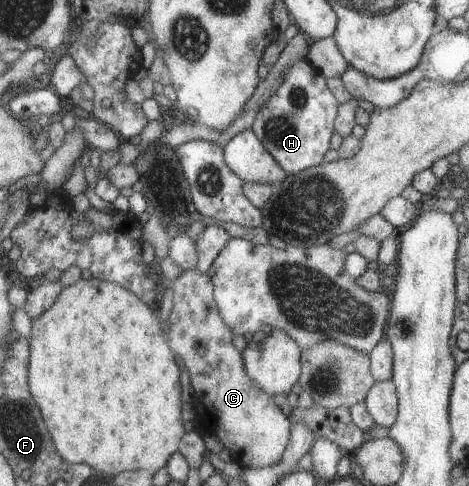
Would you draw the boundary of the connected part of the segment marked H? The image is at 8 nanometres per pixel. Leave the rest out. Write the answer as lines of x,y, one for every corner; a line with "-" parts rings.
301,59
286,68
284,79
257,111
250,129
275,162
290,175
323,162
337,111
338,102
327,89
324,78
309,61

